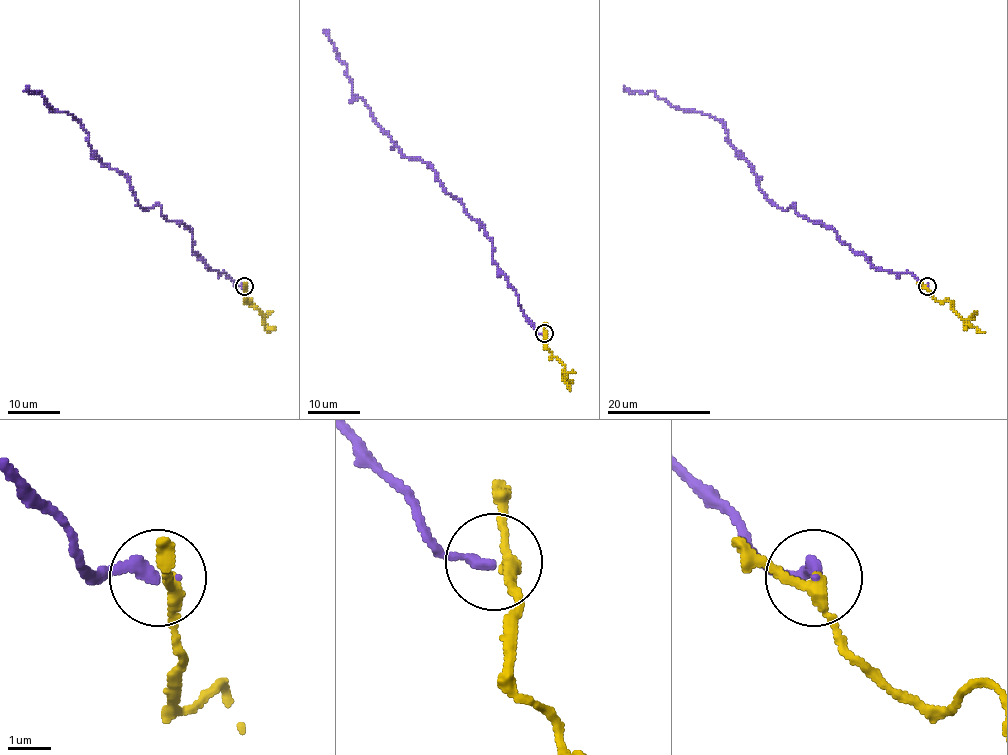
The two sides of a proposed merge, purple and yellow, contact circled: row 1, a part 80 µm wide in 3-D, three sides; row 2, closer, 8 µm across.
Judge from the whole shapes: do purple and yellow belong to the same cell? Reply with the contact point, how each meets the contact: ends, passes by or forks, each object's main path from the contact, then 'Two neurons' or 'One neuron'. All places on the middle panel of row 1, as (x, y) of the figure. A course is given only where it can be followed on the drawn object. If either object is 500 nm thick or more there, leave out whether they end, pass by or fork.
Place: (544, 333). At the ring purple ends. At the ring yellow passes by. Course of purple: (543, 333), (462, 200), (429, 164), (406, 158), (352, 93), (325, 29). Course of yellow: (545, 333), (546, 347), (564, 365), (569, 390). One neuron

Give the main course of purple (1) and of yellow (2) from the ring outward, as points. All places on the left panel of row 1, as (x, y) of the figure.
1: (243, 286), (207, 269), (191, 230), (158, 204), (141, 207), (77, 120), (25, 86)
2: (245, 286), (246, 302), (251, 299), (264, 317), (269, 333)

